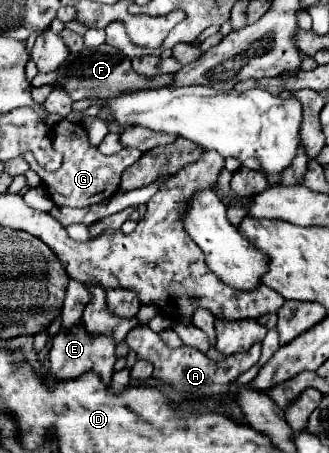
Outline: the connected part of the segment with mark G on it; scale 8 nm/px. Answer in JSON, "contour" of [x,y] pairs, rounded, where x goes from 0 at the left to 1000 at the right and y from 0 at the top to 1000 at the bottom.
{"contour":[[[188,263],[170,280],[164,280],[164,298],[158,298],[158,311],[164,311],[164,329],[176,338],[188,338],[195,355],[188,355],[188,369],[164,382],[146,382],[134,369],[122,369],[103,351],[97,338],[73,342],[73,351],[85,355],[91,373],[109,377],[140,413],[140,422],[152,422],[152,435],[158,444],[188,457],[274,457],[286,448],[310,448],[322,439],[334,439],[347,426],[353,426],[353,413],[365,408],[365,386],[383,369],[395,369],[401,360],[413,360],[432,342],[432,333],[419,329],[389,329],[377,325],[365,338],[353,342],[310,342],[298,333],[298,325],[280,325],[267,316],[267,298],[249,280],[249,272],[213,272],[201,263]]]}

